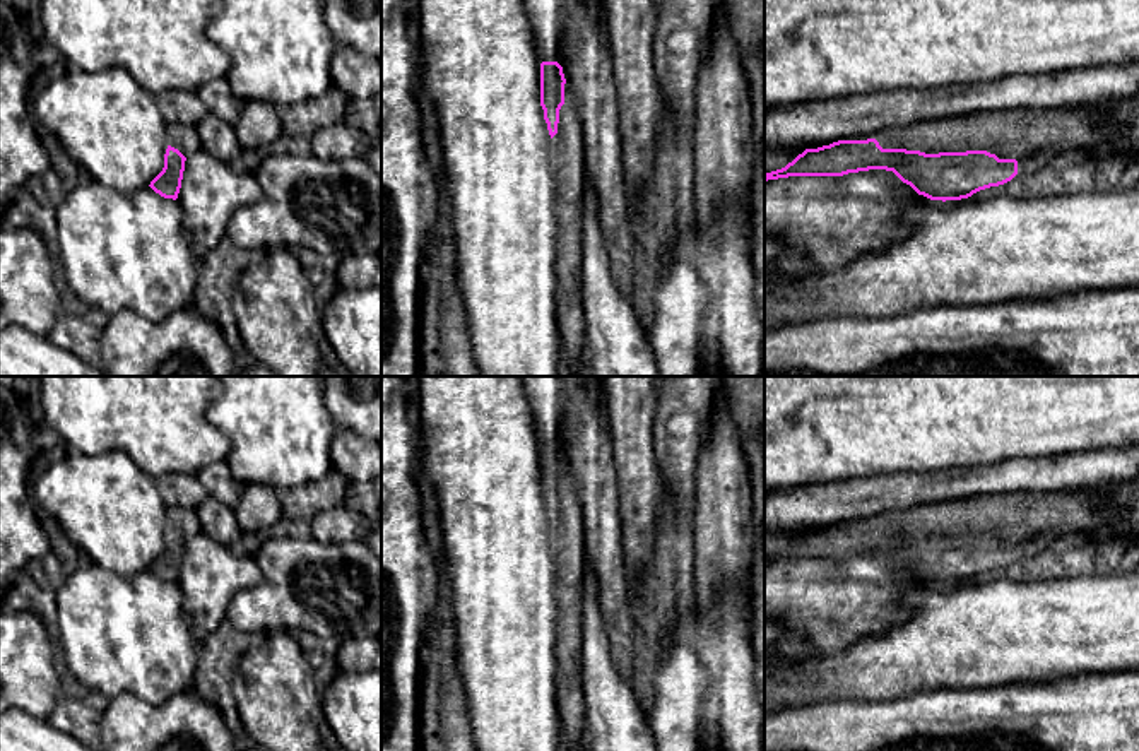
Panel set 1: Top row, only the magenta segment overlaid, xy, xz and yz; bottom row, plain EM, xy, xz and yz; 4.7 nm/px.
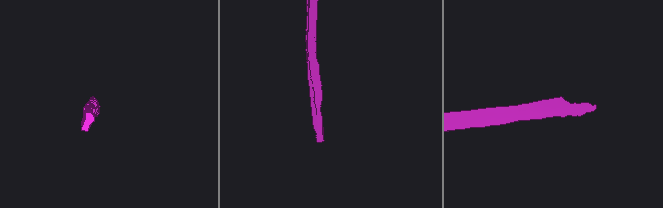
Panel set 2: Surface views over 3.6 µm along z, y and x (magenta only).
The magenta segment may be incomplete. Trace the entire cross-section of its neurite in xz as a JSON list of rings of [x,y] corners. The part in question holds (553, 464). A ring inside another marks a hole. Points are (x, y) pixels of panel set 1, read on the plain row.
[[[558,445],[540,446],[540,489],[551,518],[551,549],[556,566],[558,642],[556,657],[564,701],[566,751],[592,751],[592,739],[581,713],[581,592],[588,565],[583,515],[578,496],[564,484],[564,457]]]

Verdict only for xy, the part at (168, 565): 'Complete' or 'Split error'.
Split error

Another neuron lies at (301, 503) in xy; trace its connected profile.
[[[332,469],[323,481],[279,489],[277,500],[284,517],[311,522],[316,513],[344,505],[347,486],[349,481]]]

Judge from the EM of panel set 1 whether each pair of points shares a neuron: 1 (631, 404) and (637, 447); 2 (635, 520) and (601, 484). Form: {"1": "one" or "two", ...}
{"1": "one", "2": "two"}

